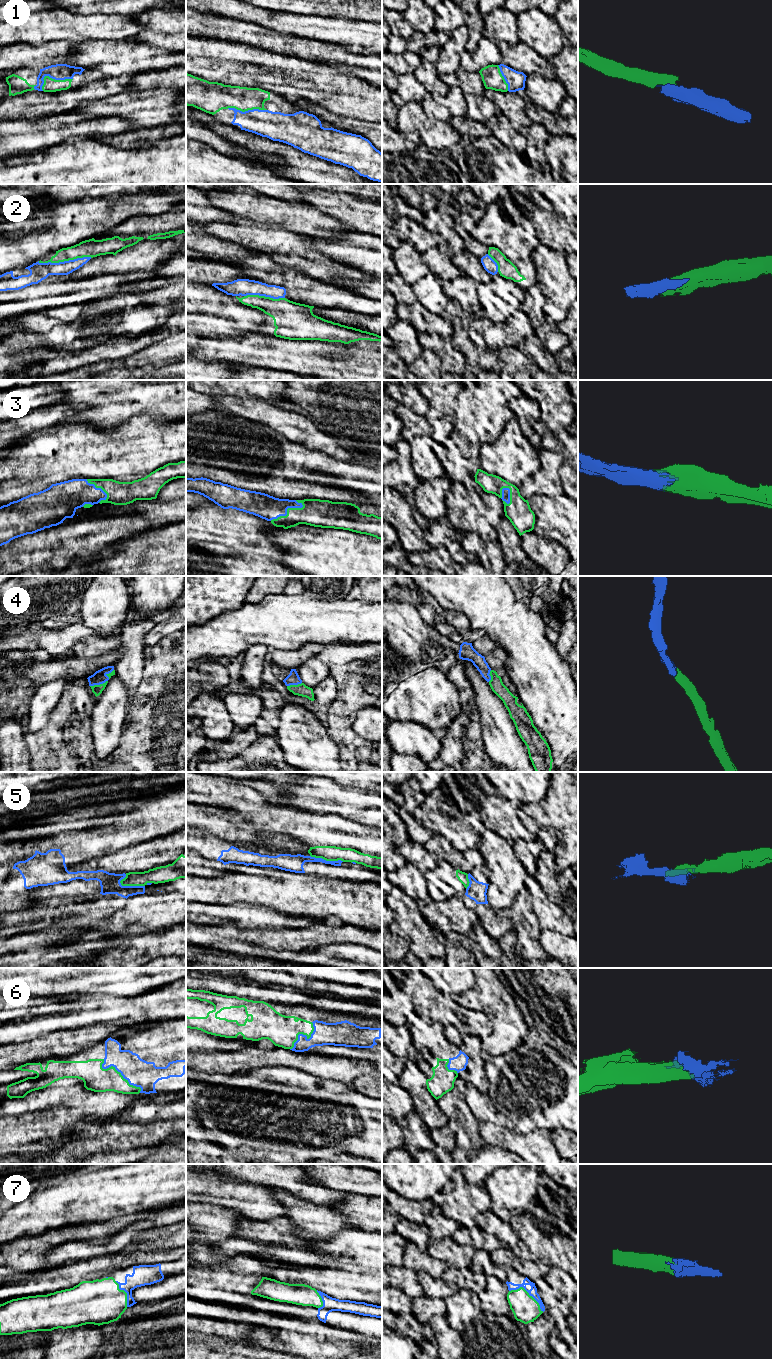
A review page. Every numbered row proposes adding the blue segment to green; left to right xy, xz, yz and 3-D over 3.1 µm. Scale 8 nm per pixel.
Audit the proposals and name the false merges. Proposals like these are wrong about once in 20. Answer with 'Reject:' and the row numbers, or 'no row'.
Reject: 5

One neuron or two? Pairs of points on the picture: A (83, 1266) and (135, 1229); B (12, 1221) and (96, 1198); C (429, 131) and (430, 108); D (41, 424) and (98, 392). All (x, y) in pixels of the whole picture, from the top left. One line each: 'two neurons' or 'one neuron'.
A: two neurons
B: one neuron
C: two neurons
D: two neurons

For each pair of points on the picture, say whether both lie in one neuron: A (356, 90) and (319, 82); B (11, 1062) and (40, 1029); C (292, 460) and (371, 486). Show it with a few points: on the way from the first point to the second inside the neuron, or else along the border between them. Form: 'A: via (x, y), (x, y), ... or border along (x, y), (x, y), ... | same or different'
A: via (347, 90), (328, 88) | same
B: border along (59, 1030), (37, 1038) | different
C: via (312, 467), (320, 467), (351, 477) | same

